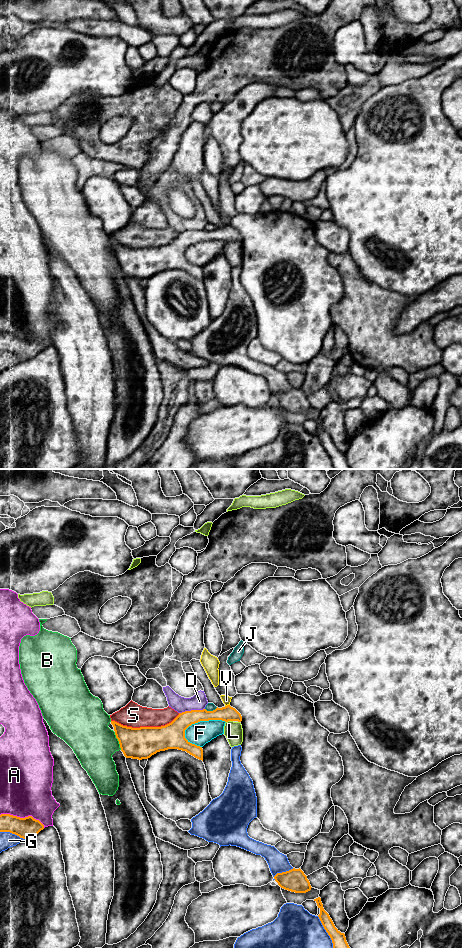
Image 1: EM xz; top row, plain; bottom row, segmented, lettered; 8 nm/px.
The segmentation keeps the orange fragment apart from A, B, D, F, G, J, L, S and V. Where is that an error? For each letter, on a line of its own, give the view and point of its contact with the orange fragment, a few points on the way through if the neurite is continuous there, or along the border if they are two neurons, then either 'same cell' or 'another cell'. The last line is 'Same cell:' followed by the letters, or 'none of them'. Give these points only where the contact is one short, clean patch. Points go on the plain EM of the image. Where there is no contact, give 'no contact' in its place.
A: meets orange in xz at (23, 338); another cell
B: meets orange in xz at (118, 260); border along xz (114, 252), (121, 269); another cell
D: meets orange in xz at (191, 230); another cell
F: meets orange in xz at (201, 240); another cell
G: meets orange in xz at (326, 451); another cell
J: meets orange in xz at (211, 231); another cell
L: meets orange in xz at (229, 240); another cell
S: meets orange in xz at (145, 247); another cell
V: meets orange in xz at (227, 225); another cell
Same cell: none of them

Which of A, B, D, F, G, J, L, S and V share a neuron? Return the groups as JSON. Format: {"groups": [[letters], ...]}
{"groups": [["A"], ["B"], ["D", "J"], ["F"], ["G"], ["L"], ["S"], ["V"]]}

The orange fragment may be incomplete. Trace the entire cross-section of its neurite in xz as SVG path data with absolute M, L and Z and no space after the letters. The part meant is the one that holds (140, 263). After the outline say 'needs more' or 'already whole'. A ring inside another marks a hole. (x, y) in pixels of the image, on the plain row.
M230 225L213 231L191 230L179 233L169 244L161 247L132 248L111 241L121 271L126 278L148 279L160 271L178 269L203 281L203 269L185 258L185 250L200 241L242 241L241 234Z | already whole

